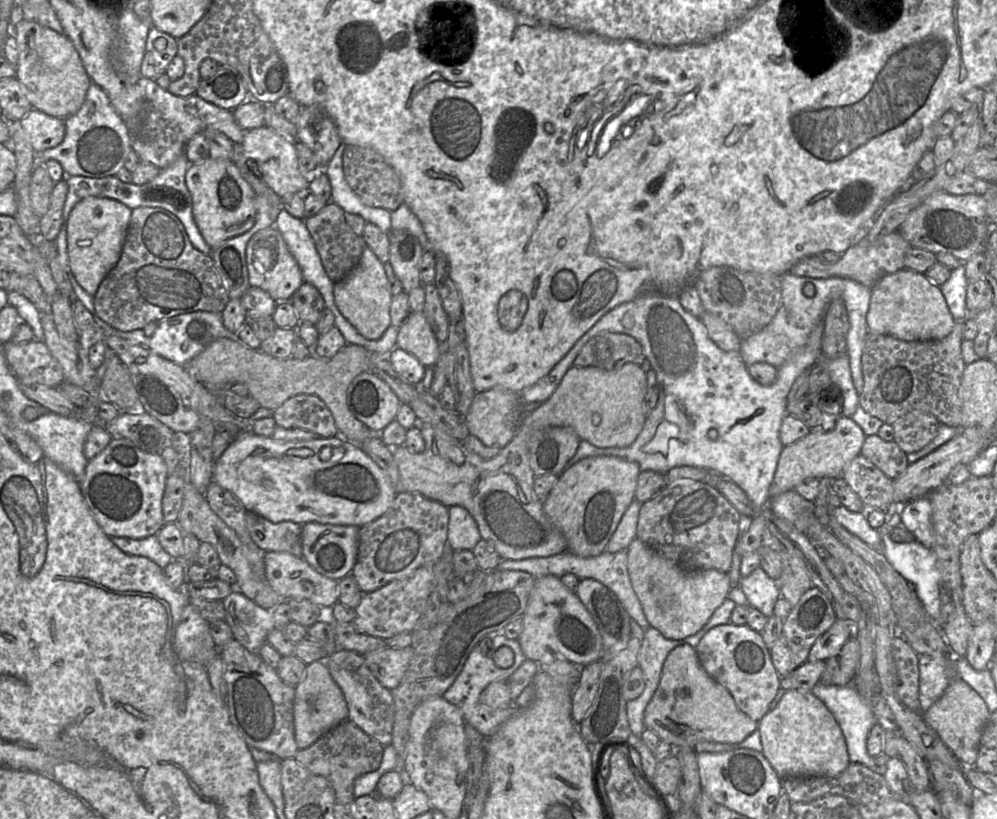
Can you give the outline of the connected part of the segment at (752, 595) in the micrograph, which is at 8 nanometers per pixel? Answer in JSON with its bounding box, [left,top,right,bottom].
[737,567,781,618]

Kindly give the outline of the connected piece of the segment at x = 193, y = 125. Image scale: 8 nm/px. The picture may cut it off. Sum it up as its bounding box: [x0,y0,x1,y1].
[132,77,245,169]

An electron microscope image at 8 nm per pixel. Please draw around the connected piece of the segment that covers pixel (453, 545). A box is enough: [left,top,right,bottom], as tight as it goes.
[447,506,482,551]

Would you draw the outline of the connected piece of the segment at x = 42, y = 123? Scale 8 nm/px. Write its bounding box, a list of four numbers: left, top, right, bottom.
[19,109,66,154]

